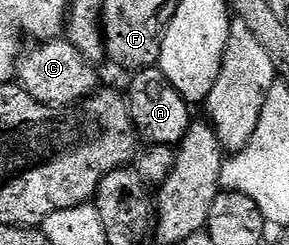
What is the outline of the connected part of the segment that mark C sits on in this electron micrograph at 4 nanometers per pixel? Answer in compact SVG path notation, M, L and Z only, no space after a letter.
M65 37L42 40L31 46L34 47L21 55L16 78L40 104L74 106L99 89L98 74L94 71L97 69Z

